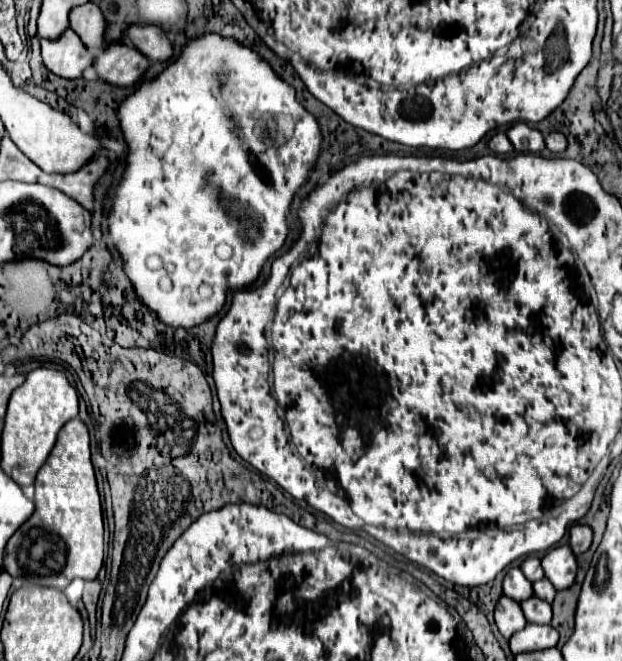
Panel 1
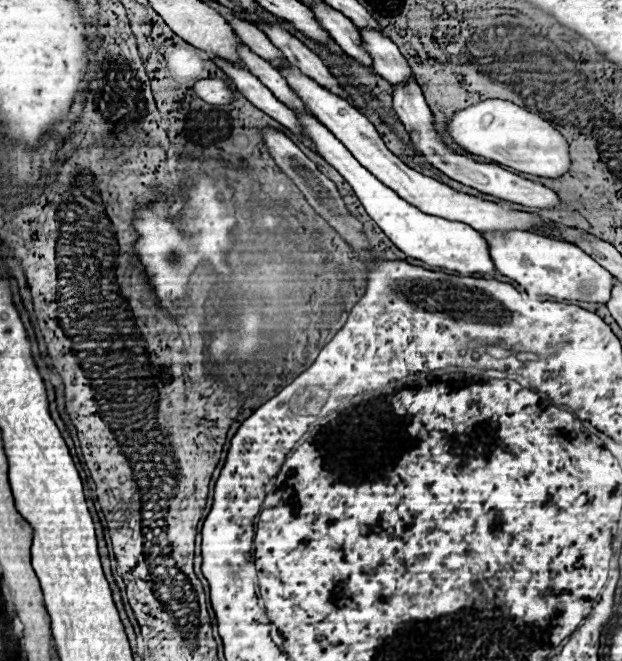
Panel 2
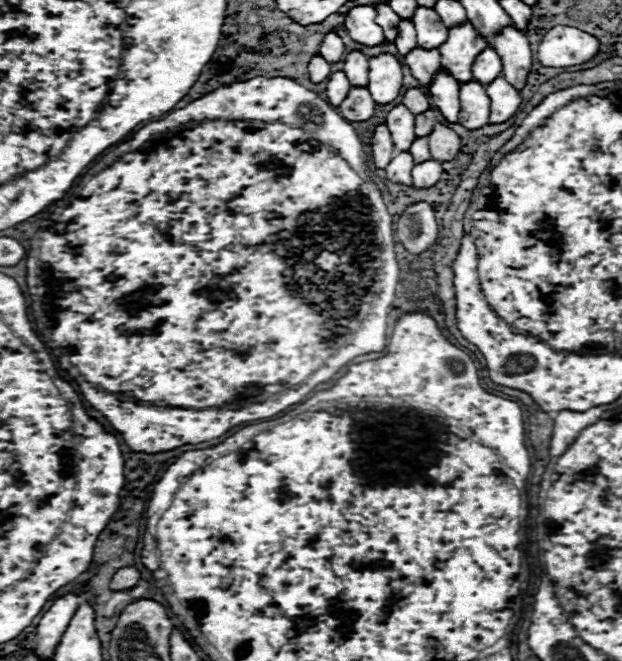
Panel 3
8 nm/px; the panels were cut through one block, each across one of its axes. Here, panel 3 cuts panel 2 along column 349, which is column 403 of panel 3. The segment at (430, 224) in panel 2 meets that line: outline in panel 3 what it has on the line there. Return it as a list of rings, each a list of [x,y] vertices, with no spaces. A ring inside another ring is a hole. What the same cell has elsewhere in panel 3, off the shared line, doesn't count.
[[[398,152],[390,164],[386,166],[386,178],[390,178],[392,182],[402,182],[402,184],[412,184],[412,154],[410,152]]]

